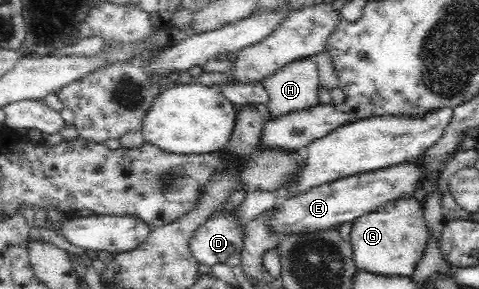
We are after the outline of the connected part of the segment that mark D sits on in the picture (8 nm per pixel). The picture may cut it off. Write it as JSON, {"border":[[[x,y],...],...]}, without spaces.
{"border":[[[217,211],[211,218],[198,226],[194,236],[188,240],[192,258],[198,264],[226,264],[231,268],[240,265],[240,249],[244,233],[235,224],[233,211]]]}

